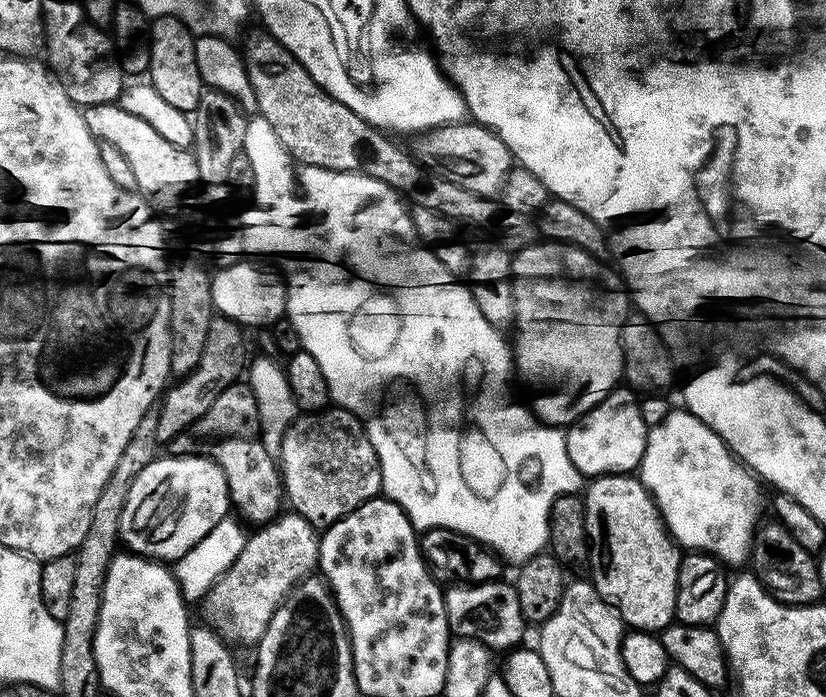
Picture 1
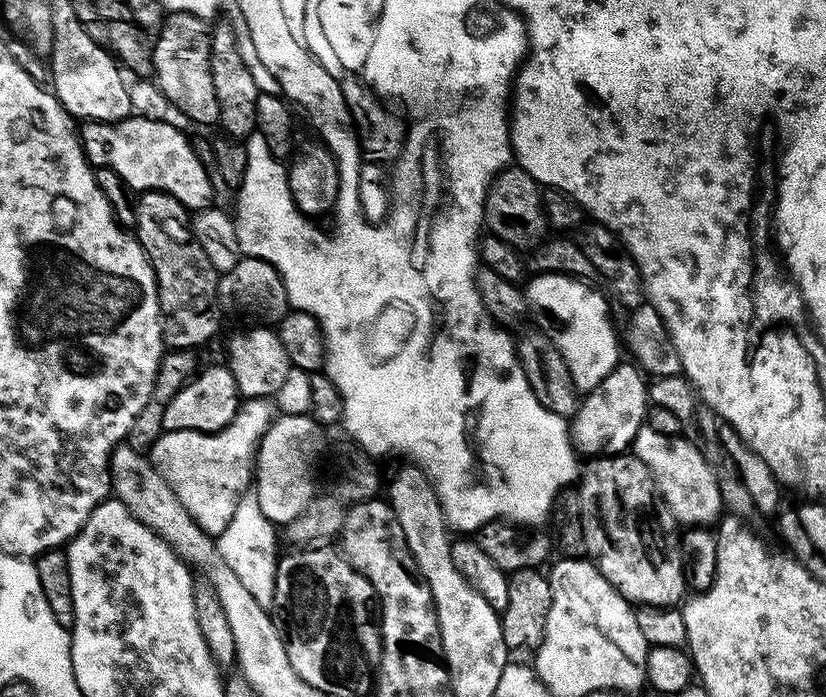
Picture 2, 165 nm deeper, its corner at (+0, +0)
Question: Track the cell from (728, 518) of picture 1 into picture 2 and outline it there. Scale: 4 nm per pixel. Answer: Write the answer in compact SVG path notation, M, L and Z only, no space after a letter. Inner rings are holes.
M651 426L641 428L636 435L634 454L650 470L668 504L668 509L677 521L684 526L712 526L721 519L724 503L720 497L720 487L716 481L717 473L711 464L702 458L700 451L687 438L671 440Z

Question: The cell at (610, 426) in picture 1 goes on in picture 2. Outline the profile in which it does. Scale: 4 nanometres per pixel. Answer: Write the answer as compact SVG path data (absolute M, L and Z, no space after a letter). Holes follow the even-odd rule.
M621 362L614 372L598 382L593 392L579 401L576 414L570 420L570 435L577 453L584 455L585 452L588 458L614 456L627 453L635 445L636 435L645 427L647 420L644 419L650 409L648 384L637 372L635 363Z

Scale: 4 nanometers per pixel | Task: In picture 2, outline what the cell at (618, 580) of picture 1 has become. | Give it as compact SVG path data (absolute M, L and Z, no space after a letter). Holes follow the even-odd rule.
M635 454L597 456L587 463L582 468L584 485L578 489L578 495L582 526L586 530L587 555L592 563L606 578L606 582L610 582L610 586L614 586L614 590L618 590L618 594L622 594L633 605L663 609L679 605L686 592L684 560L680 556L682 532L676 517L656 487L656 479Z

